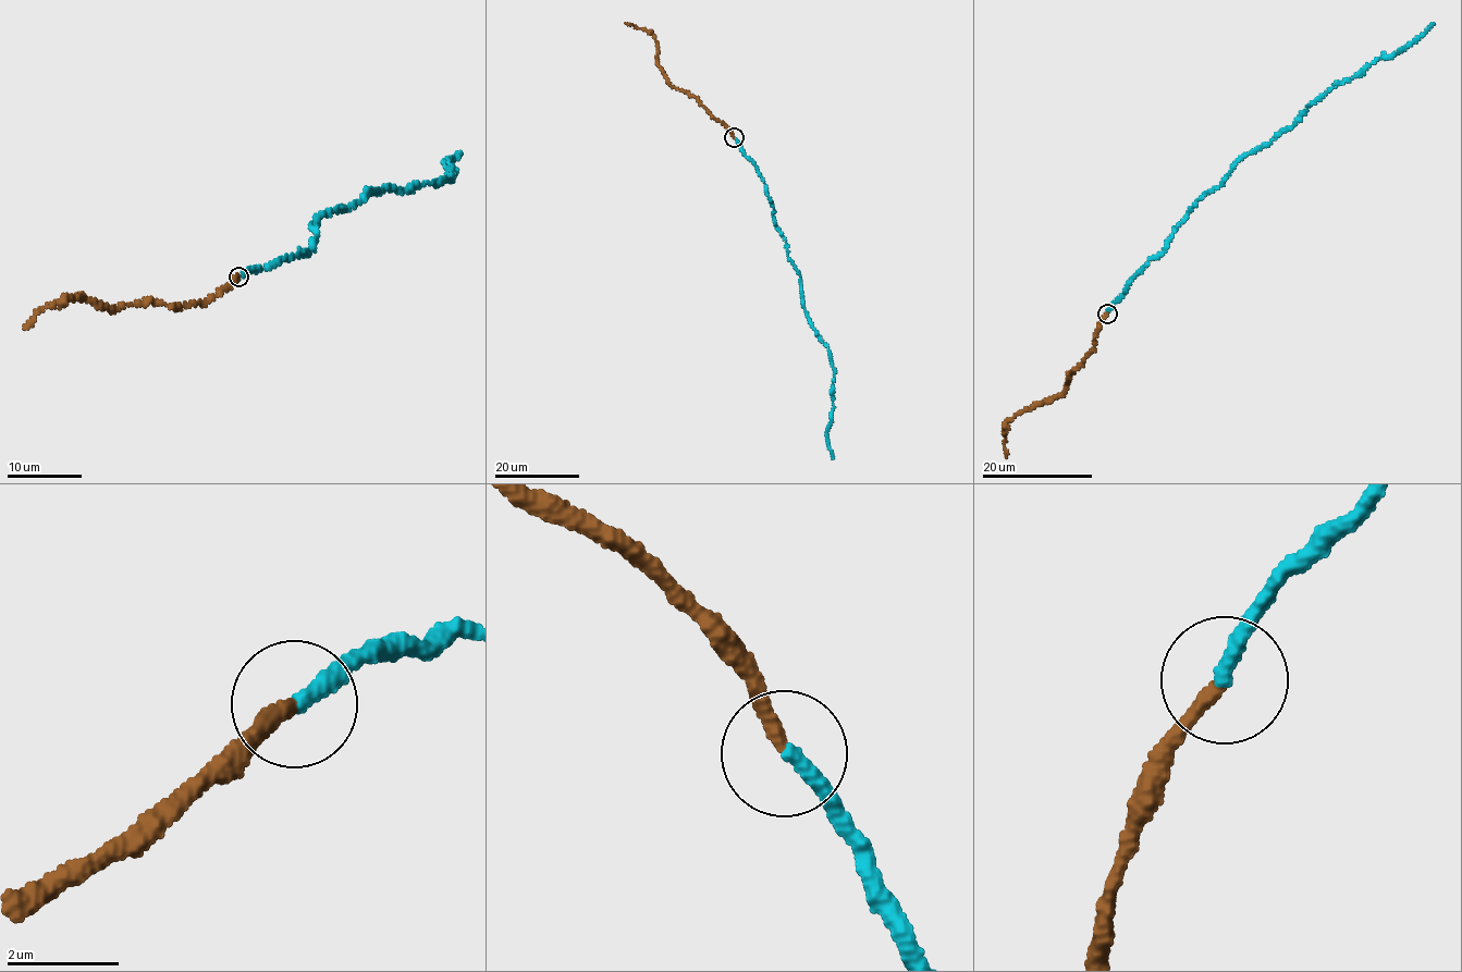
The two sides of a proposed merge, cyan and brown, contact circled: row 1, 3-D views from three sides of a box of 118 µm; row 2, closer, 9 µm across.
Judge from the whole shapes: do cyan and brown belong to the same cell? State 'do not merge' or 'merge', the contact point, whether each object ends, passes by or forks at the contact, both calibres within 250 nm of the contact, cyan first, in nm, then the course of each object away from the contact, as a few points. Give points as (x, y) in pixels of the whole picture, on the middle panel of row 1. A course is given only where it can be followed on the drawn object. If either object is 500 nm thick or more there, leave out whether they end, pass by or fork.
do not merge | (734, 137) | cyan ends | brown ends | 300/280 nm | cyan via (734, 137), (756, 165), (786, 256), (799, 274), (805, 310), (833, 367), (827, 438), (833, 458) | brown via (734, 137), (699, 100), (671, 84), (656, 62), (655, 36), (625, 22)

